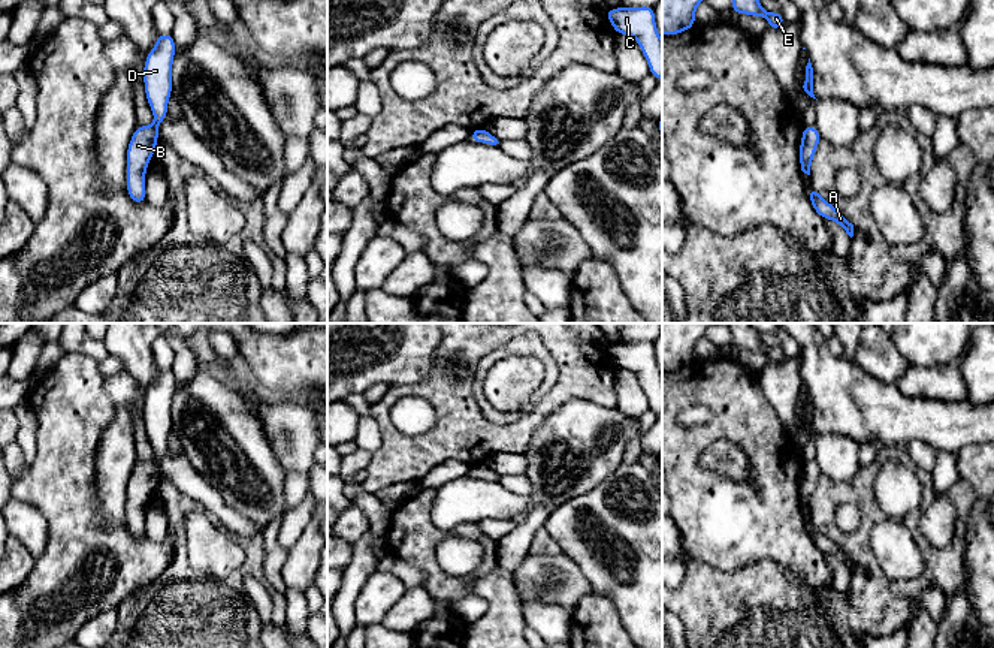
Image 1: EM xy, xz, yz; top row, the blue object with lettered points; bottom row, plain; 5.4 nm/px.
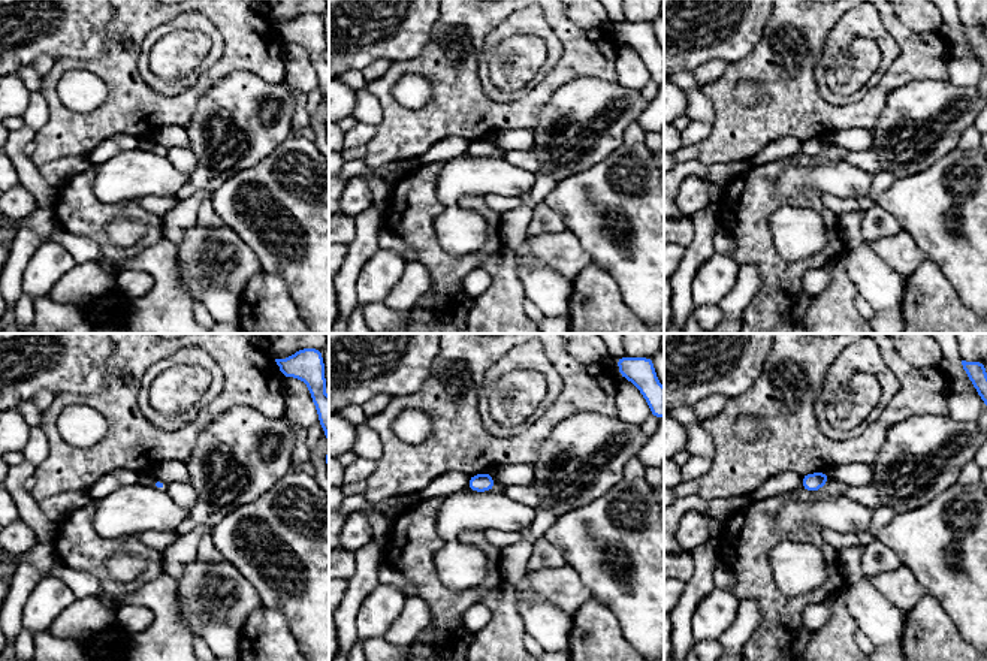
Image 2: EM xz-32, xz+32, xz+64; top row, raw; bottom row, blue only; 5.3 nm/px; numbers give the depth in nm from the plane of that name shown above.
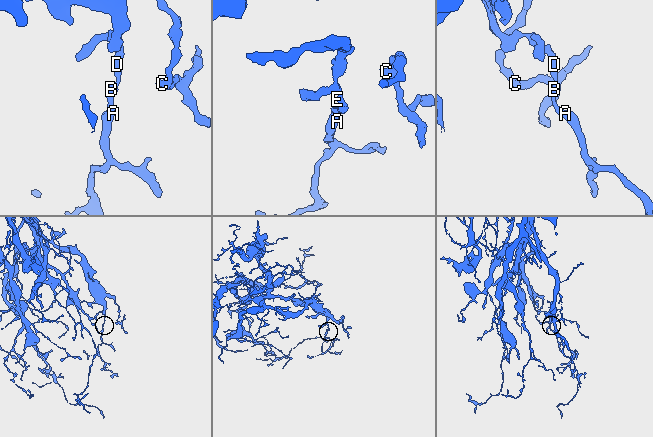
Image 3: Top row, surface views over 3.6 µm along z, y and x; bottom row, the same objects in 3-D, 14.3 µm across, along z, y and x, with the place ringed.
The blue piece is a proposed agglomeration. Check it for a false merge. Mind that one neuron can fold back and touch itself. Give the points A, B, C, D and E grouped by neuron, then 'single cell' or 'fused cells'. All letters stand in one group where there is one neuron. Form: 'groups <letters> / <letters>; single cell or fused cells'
groups A B C D E; single cell

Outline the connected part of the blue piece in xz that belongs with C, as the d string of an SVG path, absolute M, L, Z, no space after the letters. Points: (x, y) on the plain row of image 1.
M652 341L608 344L605 352L617 370L632 371L647 395L650 409L662 415L662 374Z

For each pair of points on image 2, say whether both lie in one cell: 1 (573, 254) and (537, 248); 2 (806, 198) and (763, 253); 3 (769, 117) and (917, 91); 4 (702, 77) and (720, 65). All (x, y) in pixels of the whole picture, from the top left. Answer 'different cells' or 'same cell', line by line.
1: same cell
2: same cell
3: different cells
4: same cell

